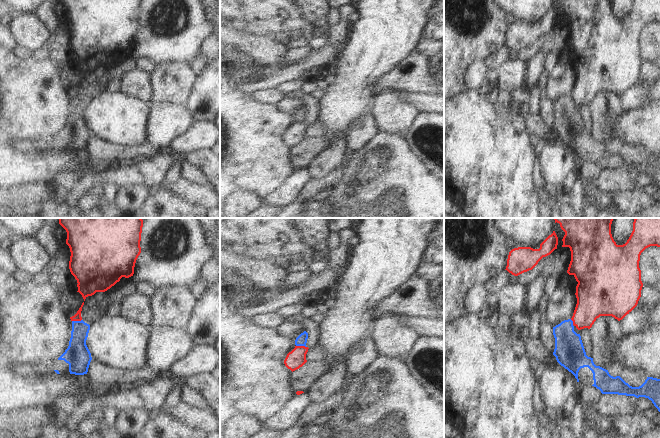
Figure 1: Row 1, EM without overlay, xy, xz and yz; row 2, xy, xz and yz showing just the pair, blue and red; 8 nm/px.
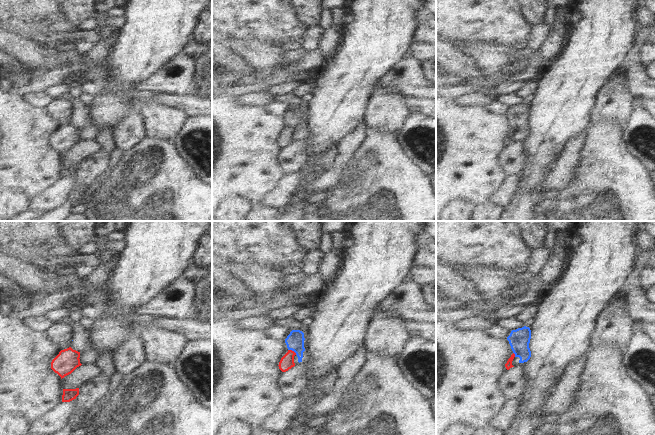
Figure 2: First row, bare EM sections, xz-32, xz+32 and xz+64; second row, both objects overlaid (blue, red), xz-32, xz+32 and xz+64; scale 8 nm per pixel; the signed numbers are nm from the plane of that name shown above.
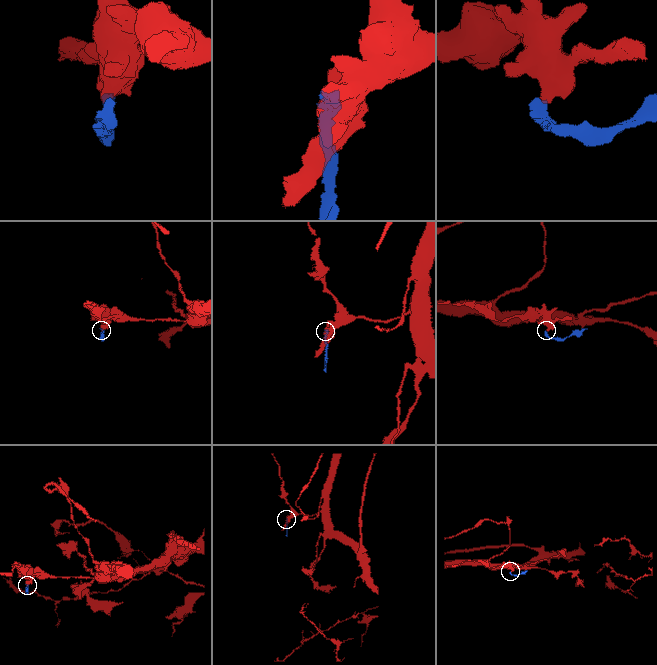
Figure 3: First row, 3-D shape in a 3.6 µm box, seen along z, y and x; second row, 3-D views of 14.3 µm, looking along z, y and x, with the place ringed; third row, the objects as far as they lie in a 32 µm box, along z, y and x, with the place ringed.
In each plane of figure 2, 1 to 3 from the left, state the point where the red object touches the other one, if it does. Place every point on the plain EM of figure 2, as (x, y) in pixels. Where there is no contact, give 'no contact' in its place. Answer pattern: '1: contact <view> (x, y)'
1: no contact
2: contact xz+32 (292, 126)
3: contact xz+64 (514, 129)

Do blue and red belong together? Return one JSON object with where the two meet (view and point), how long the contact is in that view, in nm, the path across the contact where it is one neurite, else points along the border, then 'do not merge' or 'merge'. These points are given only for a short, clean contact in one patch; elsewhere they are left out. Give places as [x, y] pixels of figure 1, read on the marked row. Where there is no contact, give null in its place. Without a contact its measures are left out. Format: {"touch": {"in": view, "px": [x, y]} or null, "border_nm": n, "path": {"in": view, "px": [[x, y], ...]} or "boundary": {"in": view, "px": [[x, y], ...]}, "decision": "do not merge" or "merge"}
{"touch": {"in": "xz", "px": [301, 345]}, "border_nm": 90, "boundary": {"in": "xz", "px": [[296, 345], [304, 345], [306, 347]]}, "decision": "do not merge"}

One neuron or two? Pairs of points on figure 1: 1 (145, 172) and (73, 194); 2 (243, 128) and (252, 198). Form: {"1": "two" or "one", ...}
{"1": "one", "2": "two"}

